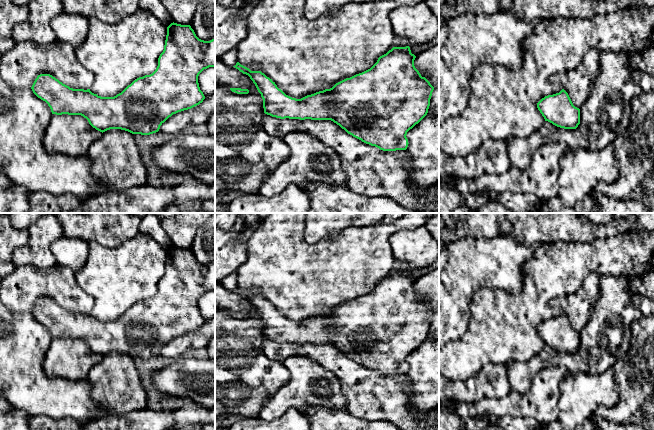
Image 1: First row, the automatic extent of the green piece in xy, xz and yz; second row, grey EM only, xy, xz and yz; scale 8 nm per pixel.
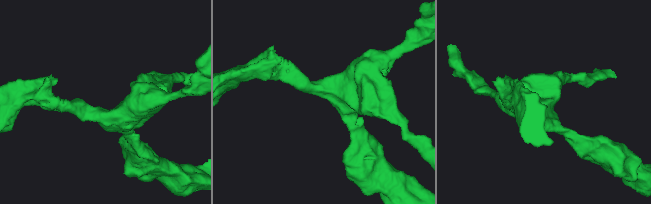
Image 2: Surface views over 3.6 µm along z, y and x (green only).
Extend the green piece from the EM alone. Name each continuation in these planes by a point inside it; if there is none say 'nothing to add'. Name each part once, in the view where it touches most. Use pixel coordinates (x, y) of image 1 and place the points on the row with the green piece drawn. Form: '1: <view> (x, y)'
nothing to add

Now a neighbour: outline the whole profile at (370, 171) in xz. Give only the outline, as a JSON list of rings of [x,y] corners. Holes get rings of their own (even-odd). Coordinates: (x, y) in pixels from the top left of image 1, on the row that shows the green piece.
[[[267,114],[262,116],[263,129],[271,136],[283,138],[290,132],[303,131],[319,139],[324,145],[334,149],[341,158],[345,172],[345,185],[353,192],[371,197],[388,198],[415,211],[438,210],[439,197],[433,188],[439,186],[439,180],[417,191],[408,183],[409,162],[411,160],[406,150],[383,151],[348,134],[331,120],[311,119],[280,119]]]

